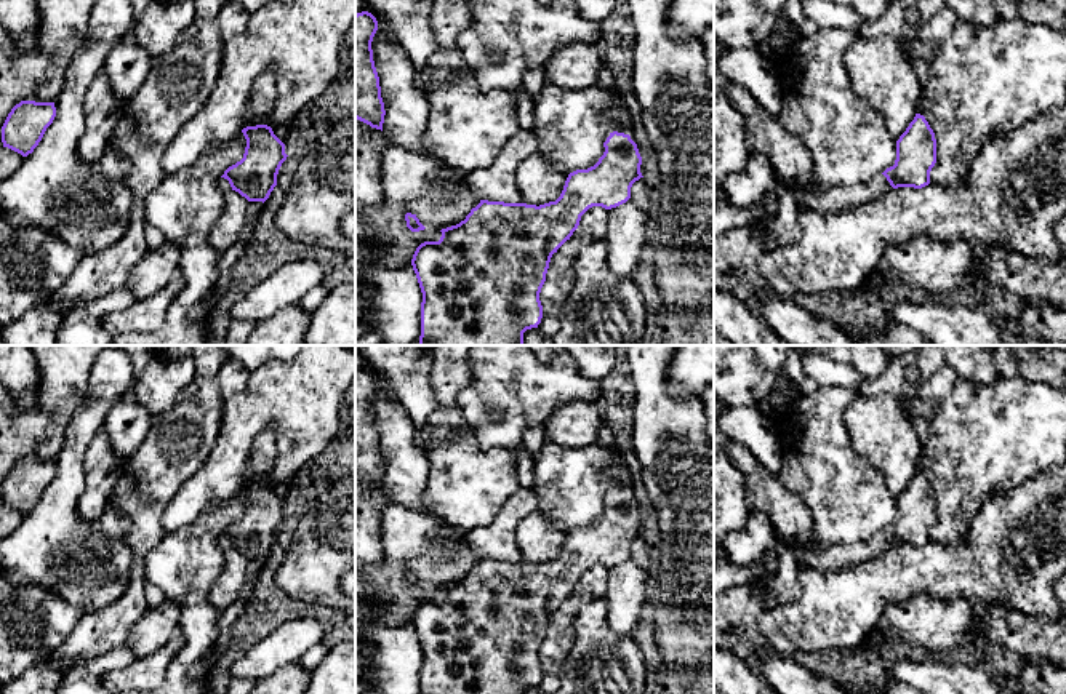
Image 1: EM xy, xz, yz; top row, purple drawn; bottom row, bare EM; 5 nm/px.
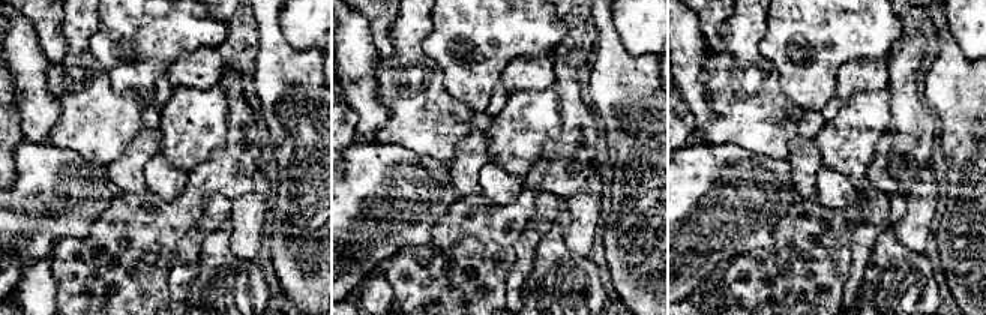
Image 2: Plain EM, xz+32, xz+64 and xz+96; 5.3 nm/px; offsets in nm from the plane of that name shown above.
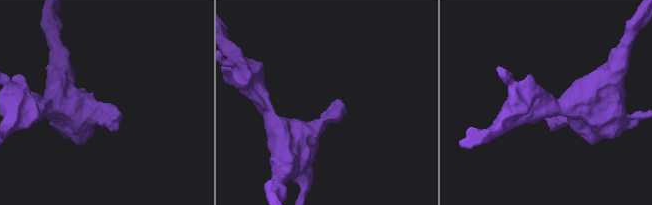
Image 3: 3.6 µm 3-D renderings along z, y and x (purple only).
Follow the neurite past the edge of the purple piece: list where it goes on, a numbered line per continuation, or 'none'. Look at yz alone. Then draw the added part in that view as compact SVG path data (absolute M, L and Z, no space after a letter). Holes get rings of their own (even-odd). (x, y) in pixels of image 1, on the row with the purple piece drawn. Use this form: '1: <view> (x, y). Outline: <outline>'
1: yz (818, 197). Outline: M882 173L866 184L824 187L816 177L808 187L799 184L787 184L787 187L799 208L834 213L861 206L893 190Z

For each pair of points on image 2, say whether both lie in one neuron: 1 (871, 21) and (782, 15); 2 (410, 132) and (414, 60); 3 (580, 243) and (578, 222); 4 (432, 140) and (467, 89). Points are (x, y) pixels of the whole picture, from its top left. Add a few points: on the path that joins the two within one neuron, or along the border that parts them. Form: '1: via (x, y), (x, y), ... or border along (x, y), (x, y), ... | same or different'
1: via (848, 17), (805, 15) | same
2: via (410, 114), (410, 108), (398, 95), (398, 75) | same
3: via (580, 239), (580, 227) | same
4: border along (440, 71), (443, 86), (474, 111) | different

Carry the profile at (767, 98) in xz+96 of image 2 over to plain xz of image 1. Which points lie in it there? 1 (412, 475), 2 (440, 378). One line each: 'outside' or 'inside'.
1: outside
2: inside

